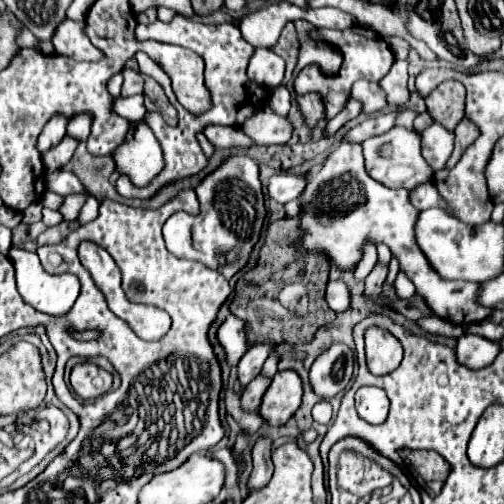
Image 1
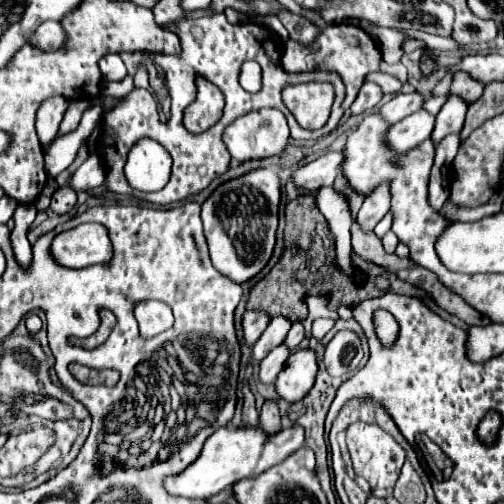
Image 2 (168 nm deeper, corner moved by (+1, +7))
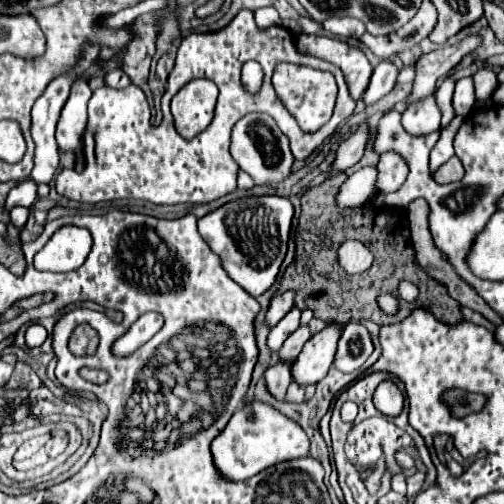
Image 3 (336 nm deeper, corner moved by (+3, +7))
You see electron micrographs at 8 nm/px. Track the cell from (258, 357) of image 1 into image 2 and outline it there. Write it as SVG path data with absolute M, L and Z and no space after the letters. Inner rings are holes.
M273 317L273 321L269 323L269 329L265 329L265 333L259 337L259 341L253 347L253 359L255 363L263 361L267 357L269 351L273 351L277 345L281 345L287 337L291 329L291 321L287 317Z

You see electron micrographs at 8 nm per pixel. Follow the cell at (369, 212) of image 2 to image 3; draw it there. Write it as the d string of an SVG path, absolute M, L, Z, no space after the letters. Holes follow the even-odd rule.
M383 153L383 157L377 163L377 181L375 181L375 193L387 195L397 191L405 179L407 179L407 163L397 153Z

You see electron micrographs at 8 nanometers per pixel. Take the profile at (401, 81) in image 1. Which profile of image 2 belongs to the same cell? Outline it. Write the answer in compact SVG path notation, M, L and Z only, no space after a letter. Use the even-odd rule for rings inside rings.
M373 29L371 37L377 41L377 47L381 51L381 57L385 63L397 63L403 57L403 41L407 39L403 33L397 33L395 29Z

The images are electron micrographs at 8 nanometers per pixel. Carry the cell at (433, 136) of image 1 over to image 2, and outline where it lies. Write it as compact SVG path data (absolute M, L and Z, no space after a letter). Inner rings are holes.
M451 95L437 115L437 123L431 133L433 143L441 141L441 137L445 137L449 133L461 131L463 121L465 121L465 113L467 113L467 103L459 95Z

